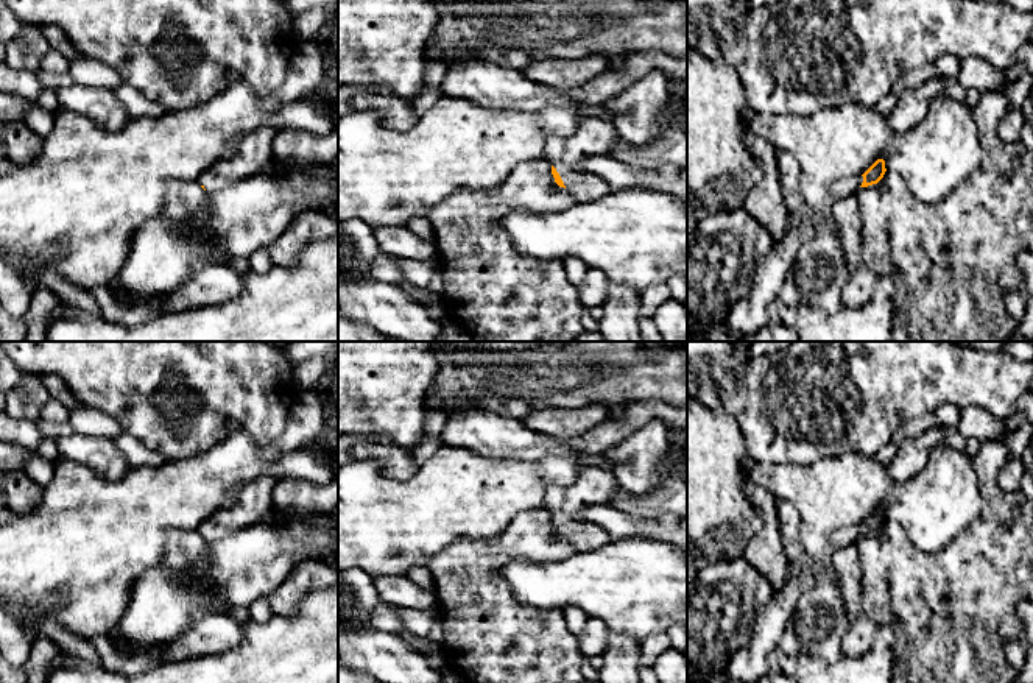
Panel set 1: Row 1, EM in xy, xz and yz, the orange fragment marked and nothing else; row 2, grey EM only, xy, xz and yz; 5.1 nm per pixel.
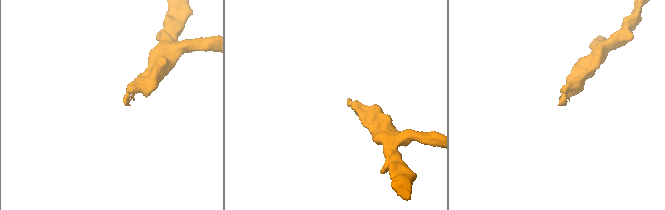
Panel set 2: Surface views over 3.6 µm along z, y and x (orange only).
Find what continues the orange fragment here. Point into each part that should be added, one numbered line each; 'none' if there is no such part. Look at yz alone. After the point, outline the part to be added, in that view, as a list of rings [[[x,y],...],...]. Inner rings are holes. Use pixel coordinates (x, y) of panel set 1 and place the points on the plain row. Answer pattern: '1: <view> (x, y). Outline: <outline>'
1: yz (843, 537). Outline: [[[862,524],[837,530],[832,536],[832,547],[840,549],[854,544],[855,540],[862,535],[862,532],[863,532]]]

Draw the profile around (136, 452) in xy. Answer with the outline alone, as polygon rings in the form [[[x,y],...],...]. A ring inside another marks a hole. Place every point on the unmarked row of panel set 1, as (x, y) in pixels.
[[[122,434],[112,438],[117,448],[123,452],[129,469],[143,466],[143,465],[162,466],[168,463],[168,460],[162,454],[146,448],[140,440],[137,440],[129,434]]]

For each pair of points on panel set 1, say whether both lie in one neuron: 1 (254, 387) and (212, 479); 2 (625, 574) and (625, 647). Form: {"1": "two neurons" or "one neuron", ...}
{"1": "two neurons", "2": "two neurons"}

